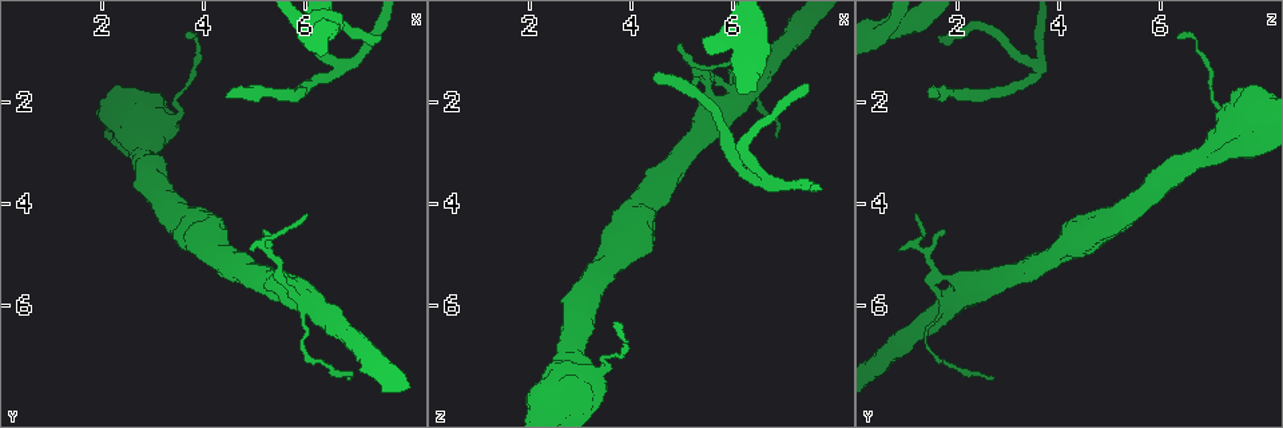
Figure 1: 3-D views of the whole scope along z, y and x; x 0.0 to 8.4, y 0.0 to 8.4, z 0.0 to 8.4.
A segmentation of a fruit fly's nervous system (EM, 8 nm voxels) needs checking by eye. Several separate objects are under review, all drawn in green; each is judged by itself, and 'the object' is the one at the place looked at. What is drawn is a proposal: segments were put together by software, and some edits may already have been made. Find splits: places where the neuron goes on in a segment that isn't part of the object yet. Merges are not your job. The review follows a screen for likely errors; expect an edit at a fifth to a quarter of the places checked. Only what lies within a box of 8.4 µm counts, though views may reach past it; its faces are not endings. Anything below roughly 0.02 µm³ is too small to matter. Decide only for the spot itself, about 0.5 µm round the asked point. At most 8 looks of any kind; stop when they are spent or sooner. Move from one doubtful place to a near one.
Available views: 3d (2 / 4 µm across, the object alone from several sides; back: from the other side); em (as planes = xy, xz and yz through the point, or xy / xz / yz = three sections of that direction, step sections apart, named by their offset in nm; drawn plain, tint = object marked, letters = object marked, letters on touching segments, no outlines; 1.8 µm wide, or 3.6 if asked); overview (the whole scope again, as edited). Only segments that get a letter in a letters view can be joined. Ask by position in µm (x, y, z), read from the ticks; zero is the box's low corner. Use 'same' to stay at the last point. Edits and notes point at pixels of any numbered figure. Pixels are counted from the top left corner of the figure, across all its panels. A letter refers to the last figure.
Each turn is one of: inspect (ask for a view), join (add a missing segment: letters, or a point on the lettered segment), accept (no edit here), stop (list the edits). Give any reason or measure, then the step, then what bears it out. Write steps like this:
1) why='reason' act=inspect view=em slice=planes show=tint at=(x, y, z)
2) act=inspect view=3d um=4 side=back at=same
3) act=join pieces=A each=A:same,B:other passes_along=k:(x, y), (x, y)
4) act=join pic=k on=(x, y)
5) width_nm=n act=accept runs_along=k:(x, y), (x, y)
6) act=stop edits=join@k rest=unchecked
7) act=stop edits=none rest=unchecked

why='thin end' act=inspect view=em slice=yz step=8 show=letters at=(5.00, 4.90, 0.90)

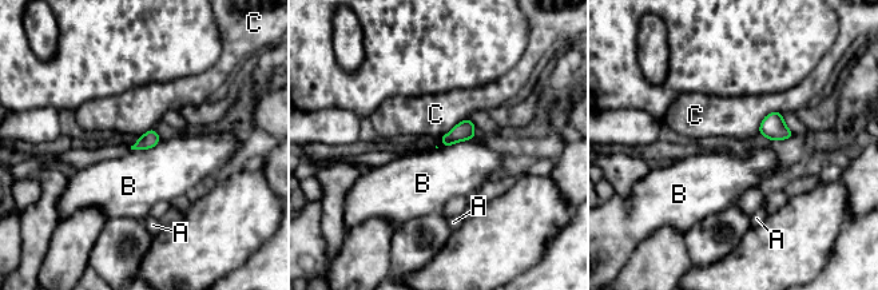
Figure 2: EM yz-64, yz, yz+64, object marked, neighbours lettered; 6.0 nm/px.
why='another direction' act=inspect view=em slice=planes show=letters at=same

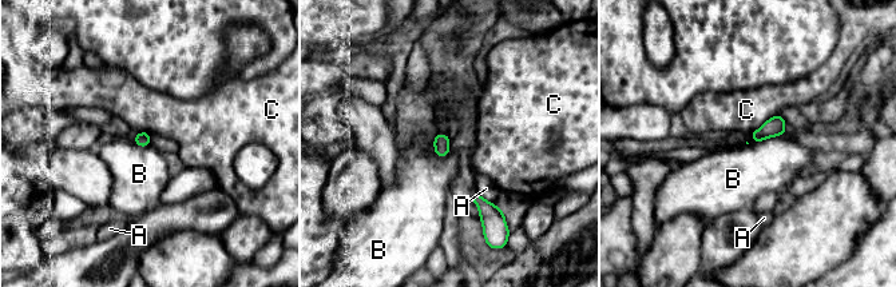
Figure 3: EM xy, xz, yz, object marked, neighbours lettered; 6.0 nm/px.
act=accept each=A:other,B:other,C:other border=3:(432, 139), (435, 152), (444, 158) found='none of them fits'

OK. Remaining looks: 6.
why='long arm stops here' act=inspect view=em slice=planes show=letters at=(7.50, 0.70, 1.70)

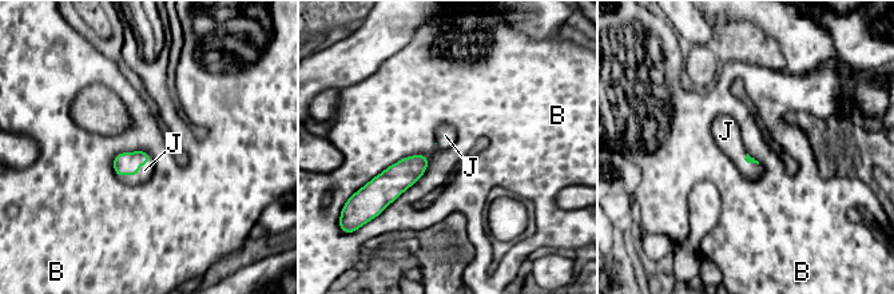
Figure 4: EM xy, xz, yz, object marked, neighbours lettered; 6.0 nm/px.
act=join pic=4 on=(144, 170) each=B:other,J:same passes_along=4:(127, 163), (138, 173), (144, 170) found='the neuron continues'

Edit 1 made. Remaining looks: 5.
act=stop edits=join@4 rest=unchecked

